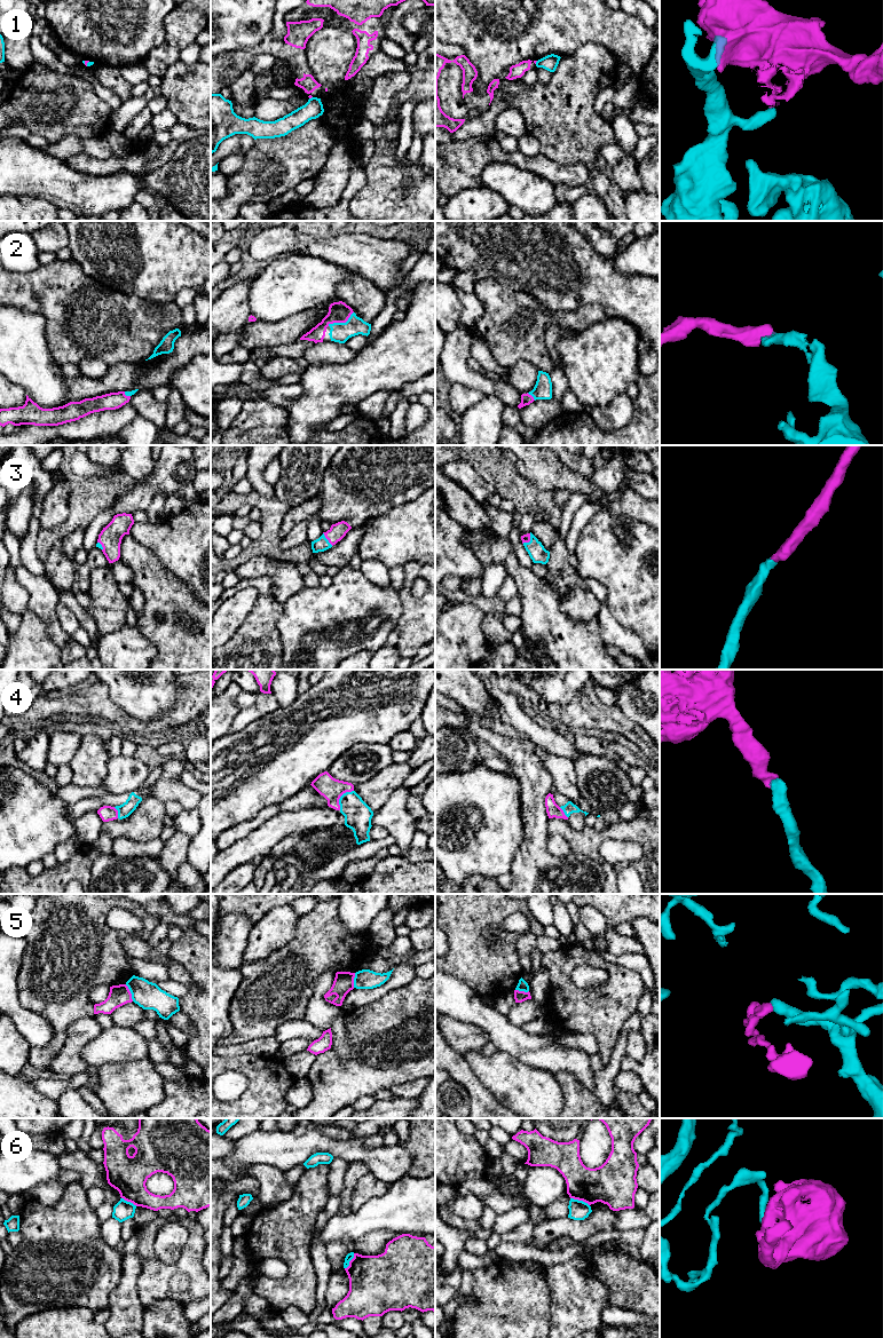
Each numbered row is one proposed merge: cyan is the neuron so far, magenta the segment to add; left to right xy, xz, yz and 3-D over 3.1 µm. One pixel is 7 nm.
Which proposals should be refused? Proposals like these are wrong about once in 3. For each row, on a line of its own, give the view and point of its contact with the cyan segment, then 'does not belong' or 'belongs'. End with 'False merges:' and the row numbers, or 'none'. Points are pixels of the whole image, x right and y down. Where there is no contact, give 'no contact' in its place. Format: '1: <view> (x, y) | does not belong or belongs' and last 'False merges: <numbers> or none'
1: xy (87, 63) | does not belong
2: xz (341, 323) | belongs
3: xz (326, 539) | belongs
4: xz (340, 797) | belongs
5: xy (131, 992) | does not belong
6: yz (580, 1201) | does not belong
False merges: 1, 5, 6

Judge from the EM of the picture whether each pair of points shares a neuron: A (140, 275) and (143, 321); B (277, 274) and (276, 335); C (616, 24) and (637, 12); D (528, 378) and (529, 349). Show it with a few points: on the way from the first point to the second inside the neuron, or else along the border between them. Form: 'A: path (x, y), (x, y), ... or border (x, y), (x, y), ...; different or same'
A: border (117, 291), (152, 301), (160, 306), (168, 305); different
B: border (301, 313), (294, 313), (277, 322), (257, 321); different
C: border (623, 12), (638, 17), (647, 26); different
D: border (510, 369), (519, 361), (528, 361), (538, 370); different

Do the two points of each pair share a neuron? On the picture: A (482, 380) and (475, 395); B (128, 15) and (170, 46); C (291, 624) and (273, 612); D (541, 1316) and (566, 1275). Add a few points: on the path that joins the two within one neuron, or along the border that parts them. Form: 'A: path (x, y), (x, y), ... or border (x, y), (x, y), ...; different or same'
A: border (451, 384), (463, 384), (478, 389), (483, 395); different
B: border (167, 15), (164, 20), (164, 40), (143, 58); different
C: border (284, 603), (284, 610), (277, 622), (280, 643); different
D: border (545, 1275), (550, 1289), (550, 1325); different

